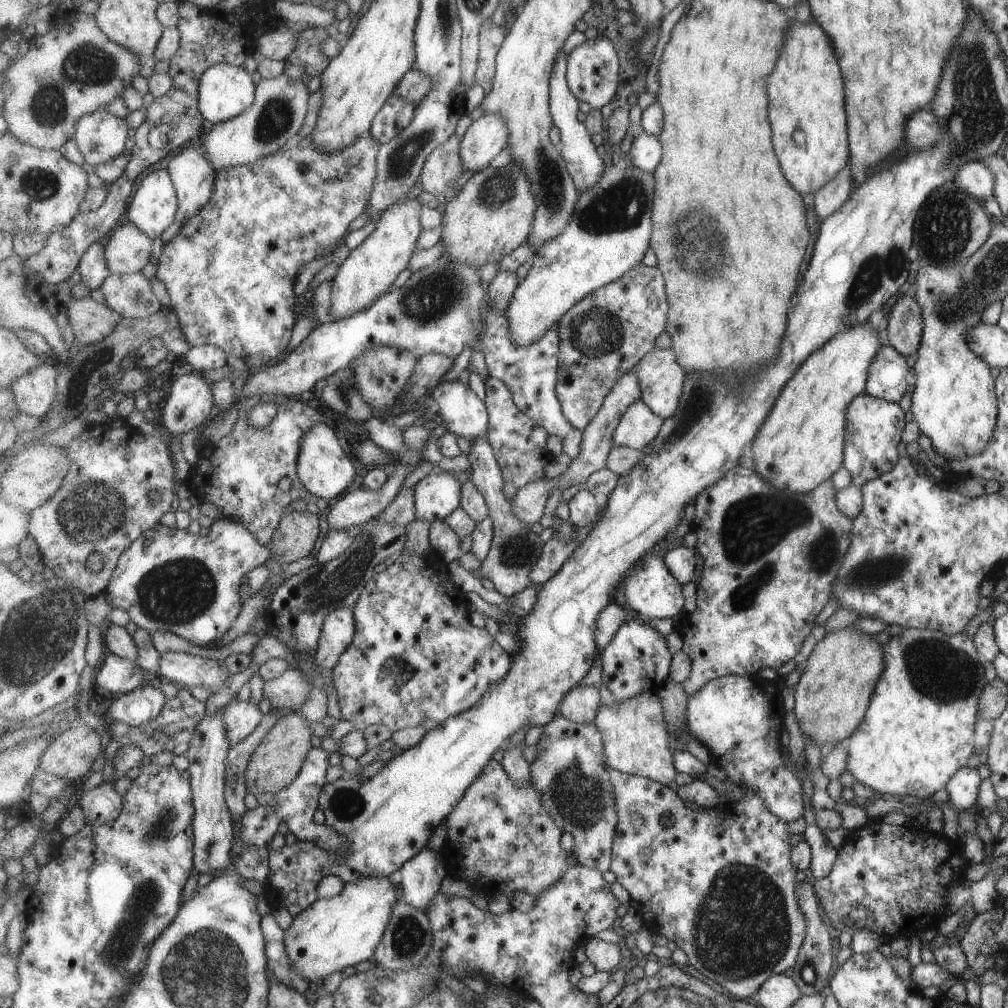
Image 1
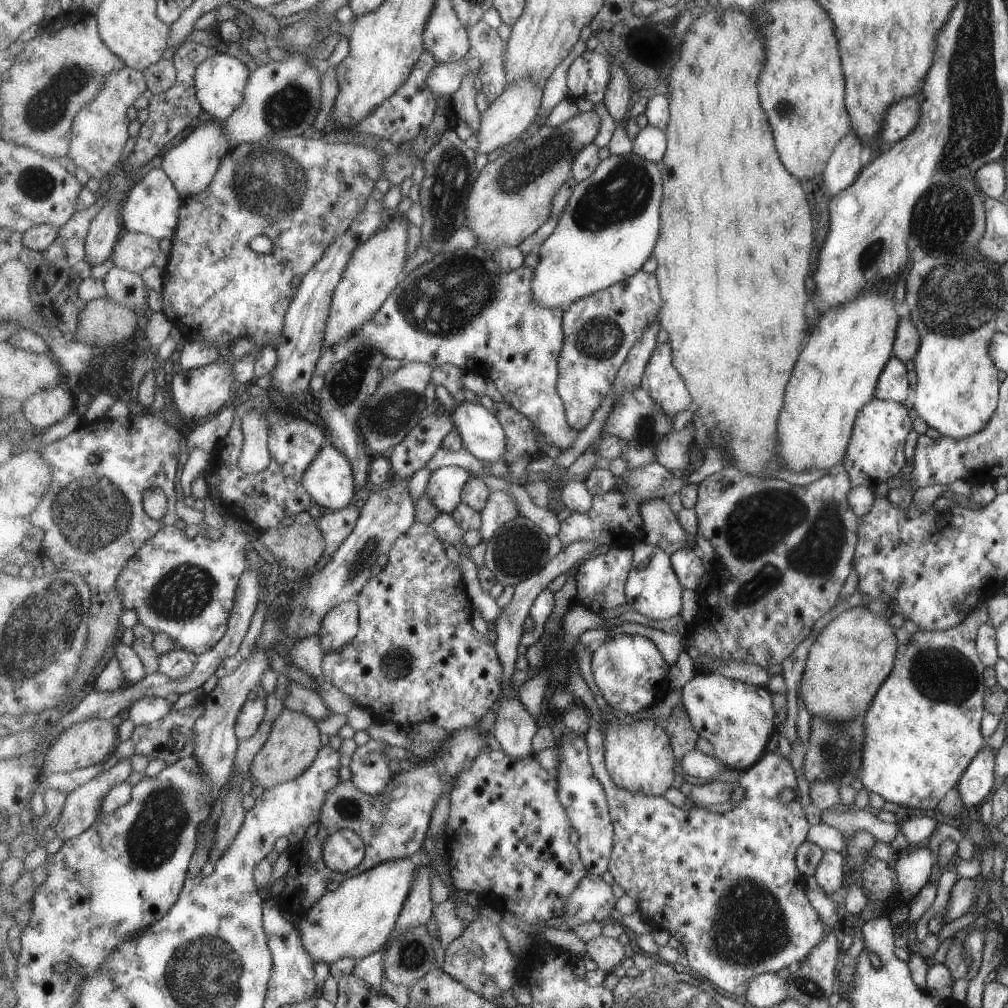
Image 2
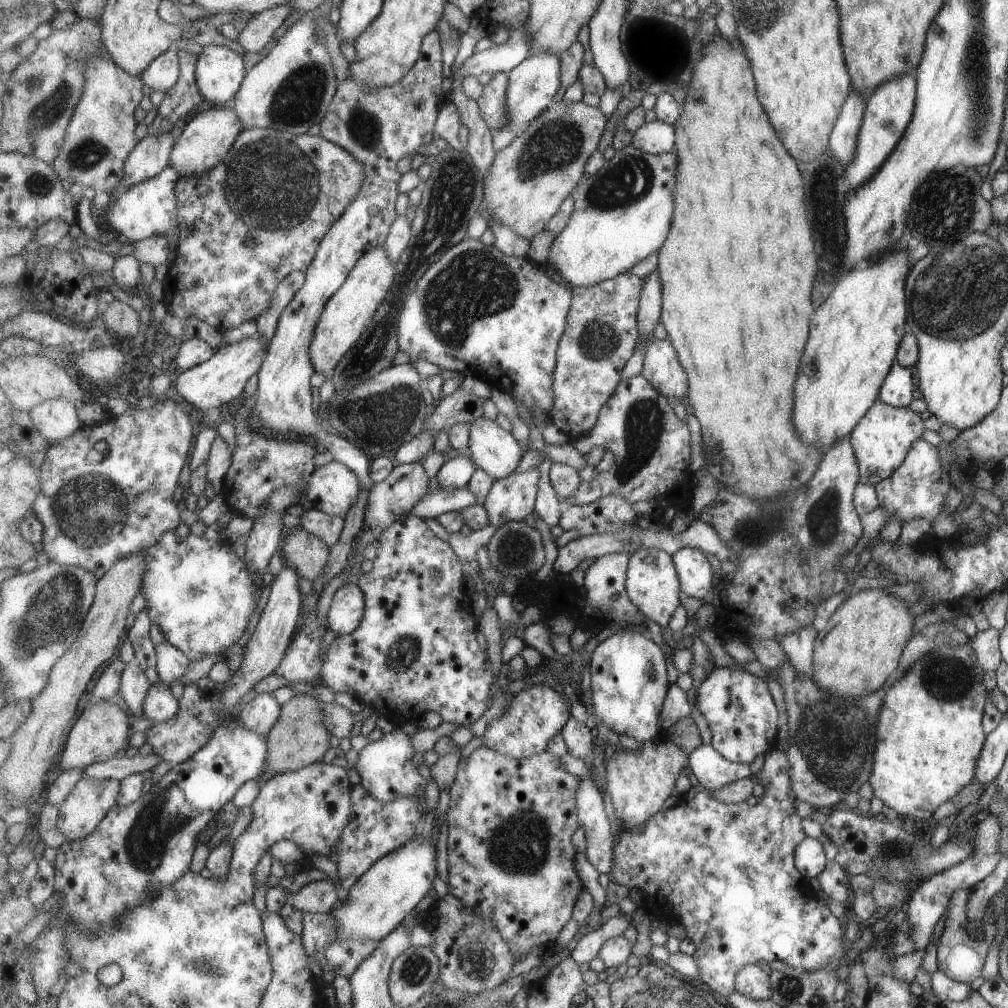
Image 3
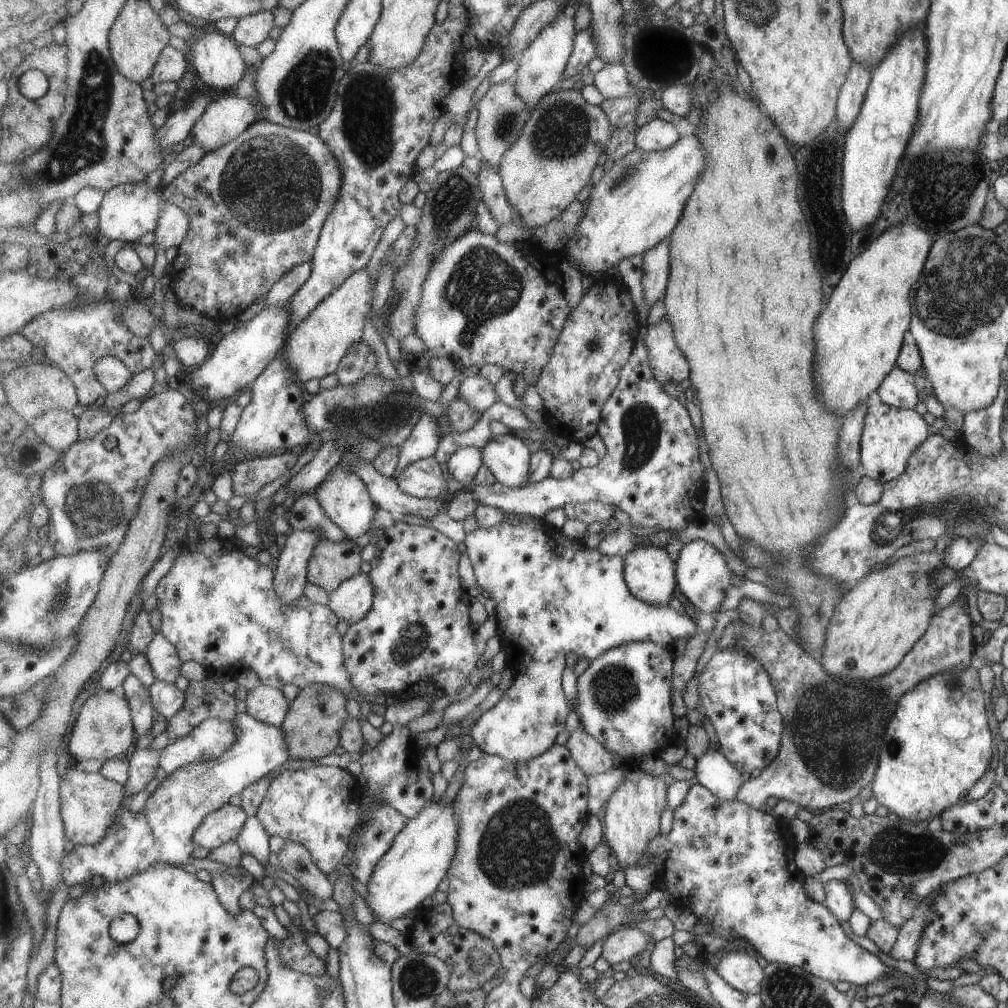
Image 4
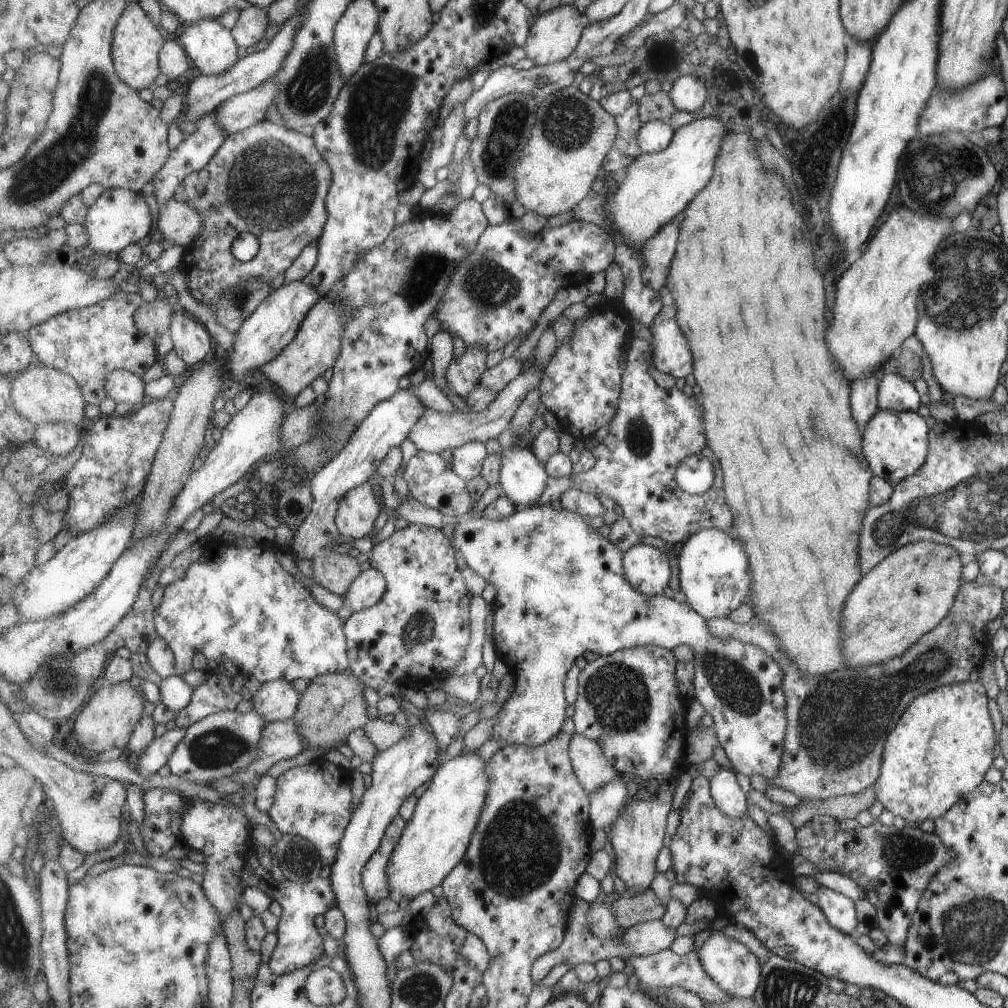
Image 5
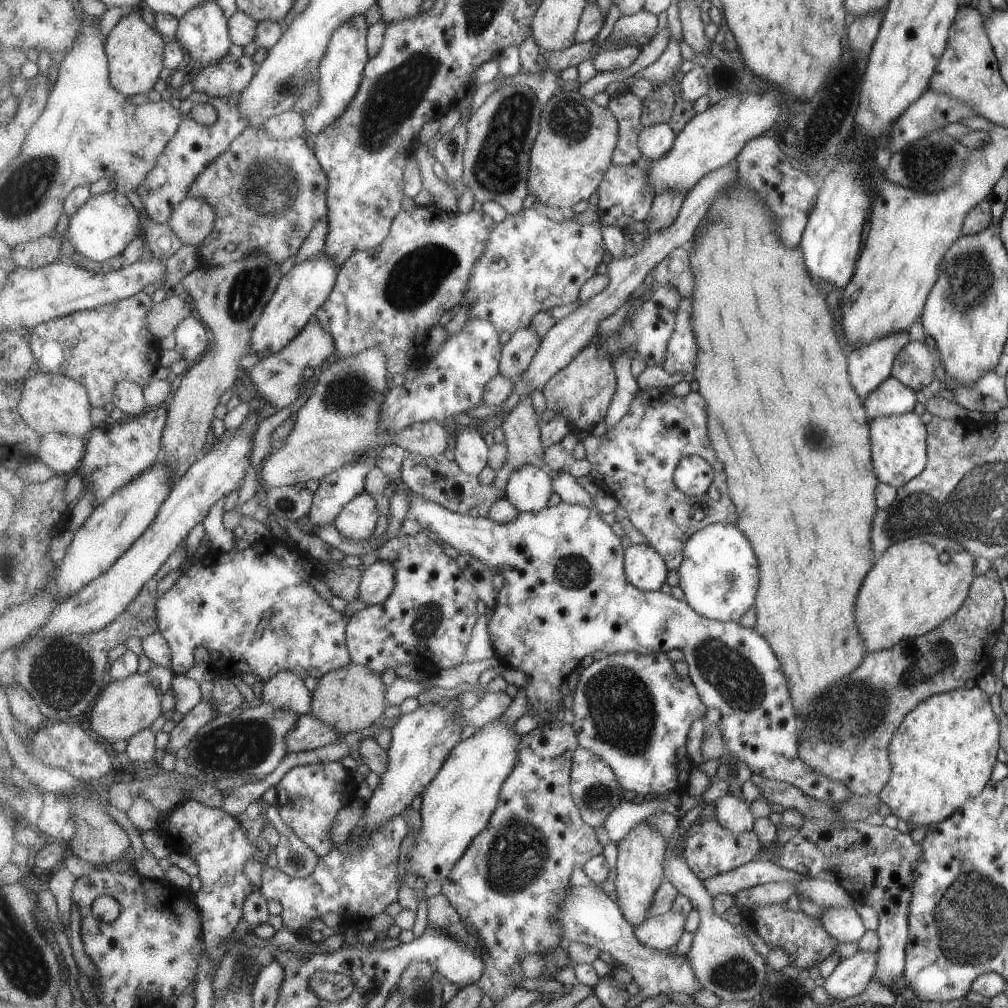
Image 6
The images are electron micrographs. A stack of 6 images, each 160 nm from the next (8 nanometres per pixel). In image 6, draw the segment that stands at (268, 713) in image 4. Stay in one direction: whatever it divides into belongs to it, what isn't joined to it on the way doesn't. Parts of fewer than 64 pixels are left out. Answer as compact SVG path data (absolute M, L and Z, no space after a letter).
M279 672L264 684L262 702L275 708L289 708L301 716L311 713L312 701L313 694L305 679L295 672Z

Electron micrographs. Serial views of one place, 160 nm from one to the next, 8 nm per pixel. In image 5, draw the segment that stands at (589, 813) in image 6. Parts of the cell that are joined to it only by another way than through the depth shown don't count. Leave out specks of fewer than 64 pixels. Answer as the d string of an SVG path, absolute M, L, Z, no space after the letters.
M583 734L573 735L570 756L579 782L589 794L595 794L597 790L605 788L620 775L614 764L607 759L602 745Z

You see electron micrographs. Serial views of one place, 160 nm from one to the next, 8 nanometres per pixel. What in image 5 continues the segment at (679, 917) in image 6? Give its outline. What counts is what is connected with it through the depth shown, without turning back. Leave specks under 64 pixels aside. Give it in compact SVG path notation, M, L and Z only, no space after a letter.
M579 902L571 910L568 928L566 929L566 940L559 949L545 954L533 962L533 968L531 968L533 982L539 984L543 978L546 978L551 973L555 966L561 964L571 964L573 967L582 963L594 965L599 960L606 959L608 961L609 958L618 958L626 962L633 956L650 956L670 949L675 942L675 928L668 928L661 920L635 924L635 926L623 930L621 938L619 936L601 938L601 936L593 934L589 926L587 926L588 908L589 905L587 903Z

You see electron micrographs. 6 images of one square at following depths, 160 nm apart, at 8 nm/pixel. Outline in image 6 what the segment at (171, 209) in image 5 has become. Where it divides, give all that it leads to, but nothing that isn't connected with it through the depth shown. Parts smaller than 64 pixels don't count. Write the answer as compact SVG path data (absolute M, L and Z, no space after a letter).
M189 196L175 208L168 224L185 245L201 245L215 230L215 222L215 206L207 198Z

